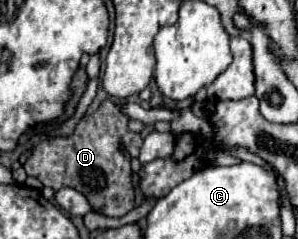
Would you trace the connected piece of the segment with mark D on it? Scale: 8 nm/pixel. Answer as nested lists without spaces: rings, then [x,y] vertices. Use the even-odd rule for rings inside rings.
[[[107,99],[93,115],[77,123],[71,137],[39,143],[23,167],[27,175],[37,177],[45,187],[77,189],[89,199],[97,213],[105,213],[109,217],[123,217],[135,207],[131,159],[139,157],[139,149],[143,143],[143,137],[139,133],[129,131],[129,121],[131,119],[123,113],[123,105]]]

